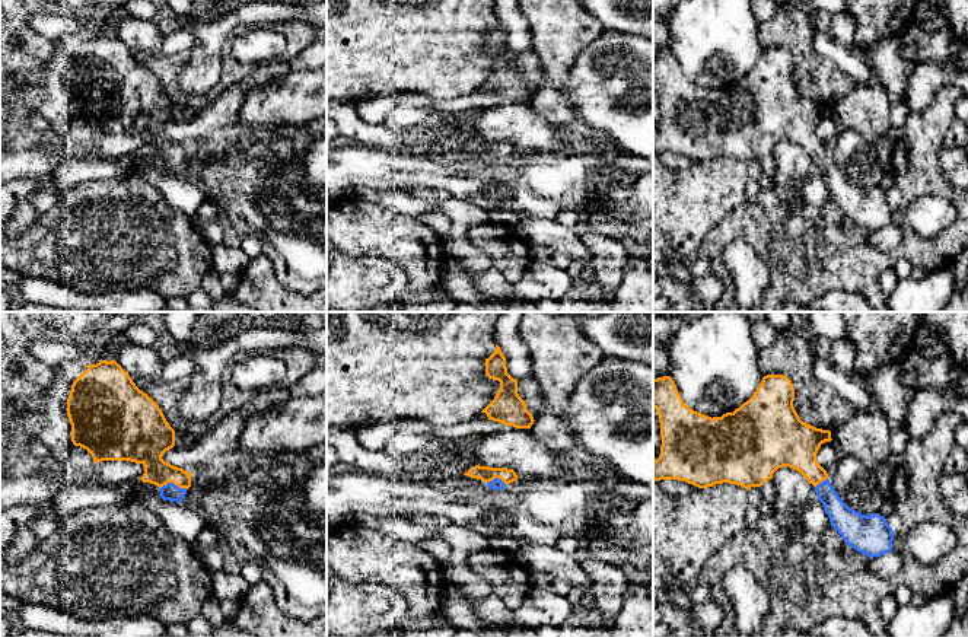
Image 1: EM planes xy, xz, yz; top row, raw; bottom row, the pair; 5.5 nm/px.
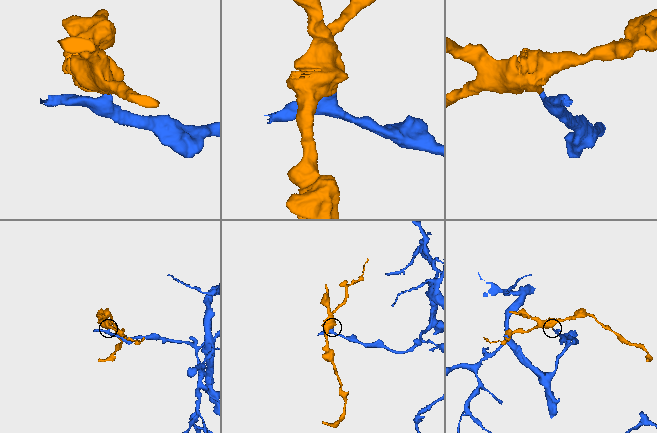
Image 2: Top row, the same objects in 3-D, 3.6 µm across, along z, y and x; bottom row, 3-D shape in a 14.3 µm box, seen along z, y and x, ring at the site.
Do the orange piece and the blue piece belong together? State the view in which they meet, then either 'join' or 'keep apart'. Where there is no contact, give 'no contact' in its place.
xy | join

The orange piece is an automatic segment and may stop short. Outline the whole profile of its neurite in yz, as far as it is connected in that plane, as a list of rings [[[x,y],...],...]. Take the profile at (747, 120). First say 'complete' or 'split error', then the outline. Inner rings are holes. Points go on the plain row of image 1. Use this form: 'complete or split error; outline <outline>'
split error; outline [[[767,48],[739,82],[711,92],[682,74],[671,50],[653,52],[653,82],[659,89],[662,111],[660,128],[653,134],[653,153],[678,153],[698,162],[729,156],[749,163],[771,153],[778,141],[789,140],[815,160],[831,200],[846,217],[869,232],[892,224],[894,204],[886,192],[879,187],[866,189],[850,182],[831,159],[827,144],[816,134],[821,118],[832,114],[831,105],[803,96],[793,74],[792,54],[783,48]]]

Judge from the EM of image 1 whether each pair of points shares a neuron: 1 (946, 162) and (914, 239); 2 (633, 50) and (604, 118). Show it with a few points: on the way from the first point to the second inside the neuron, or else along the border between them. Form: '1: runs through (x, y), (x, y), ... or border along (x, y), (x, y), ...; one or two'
1: border along (942, 146), (941, 168), (943, 171); two
2: runs through (633, 67), (633, 85), (617, 101); one

